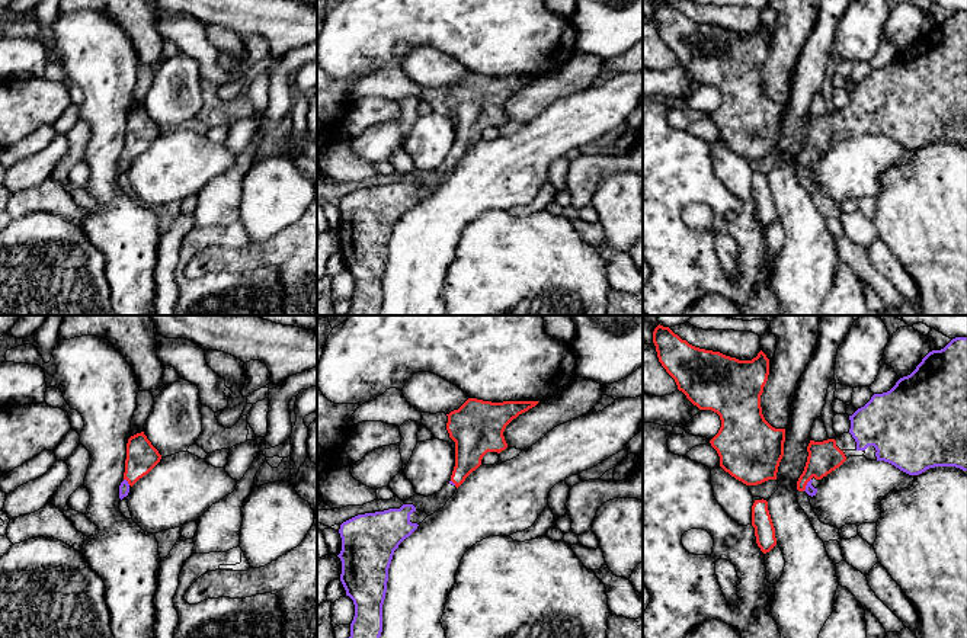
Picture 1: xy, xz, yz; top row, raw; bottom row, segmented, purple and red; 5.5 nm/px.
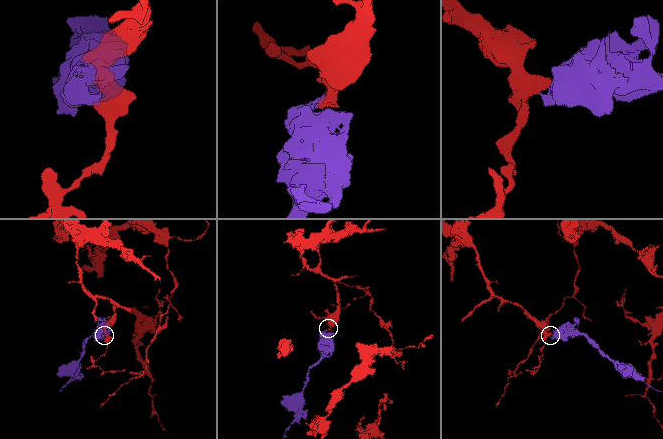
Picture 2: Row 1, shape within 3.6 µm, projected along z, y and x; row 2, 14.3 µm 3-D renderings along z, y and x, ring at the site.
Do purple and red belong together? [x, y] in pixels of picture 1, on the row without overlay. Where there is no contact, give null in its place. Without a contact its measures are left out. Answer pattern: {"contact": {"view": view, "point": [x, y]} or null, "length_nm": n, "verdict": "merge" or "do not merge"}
{"contact": {"view": "xy", "point": [127, 156]}, "length_nm": 50, "verdict": "merge"}

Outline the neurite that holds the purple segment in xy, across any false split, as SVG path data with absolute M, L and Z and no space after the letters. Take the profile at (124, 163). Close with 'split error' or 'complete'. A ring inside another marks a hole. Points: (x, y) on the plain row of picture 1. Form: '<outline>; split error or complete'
M144 106L128 113L124 156L119 160L119 173L128 170L129 163L147 150L161 134Z; split error

